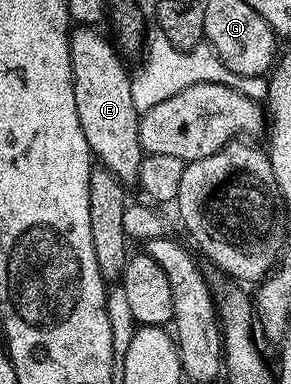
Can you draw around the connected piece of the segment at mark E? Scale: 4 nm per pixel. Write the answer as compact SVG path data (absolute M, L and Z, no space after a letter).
M75 27L70 30L71 74L73 75L73 99L77 103L77 123L85 131L85 143L89 143L92 158L97 159L102 168L113 171L120 181L135 183L139 179L139 165L145 156L139 142L140 113L133 107L133 91L129 69L123 66L120 50L99 34L95 27Z

